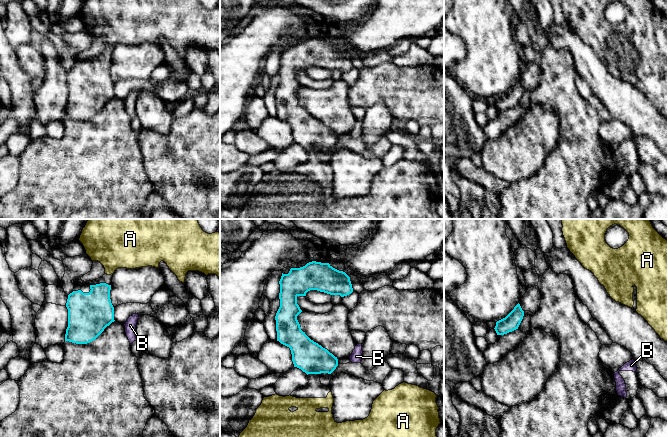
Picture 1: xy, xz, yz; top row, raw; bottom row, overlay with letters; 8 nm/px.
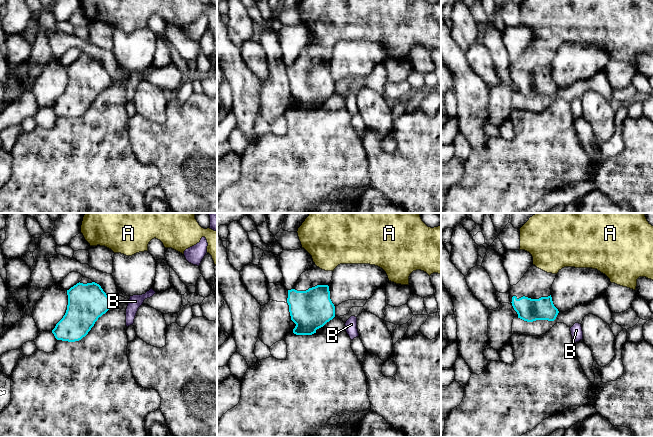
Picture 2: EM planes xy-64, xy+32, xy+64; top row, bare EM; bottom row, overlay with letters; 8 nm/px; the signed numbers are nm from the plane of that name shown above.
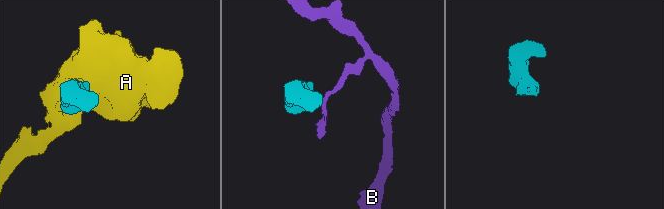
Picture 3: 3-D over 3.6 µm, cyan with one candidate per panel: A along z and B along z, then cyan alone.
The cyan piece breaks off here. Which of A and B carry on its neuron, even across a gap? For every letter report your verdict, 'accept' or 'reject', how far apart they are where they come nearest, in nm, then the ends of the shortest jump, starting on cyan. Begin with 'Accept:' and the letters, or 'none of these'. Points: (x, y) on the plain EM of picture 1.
Accept: A
A: accept; gap 70 nm; span xy (105, 59), (107, 50)
B: reject; gap 90 nm; span xy (114, 96), (124, 100)

